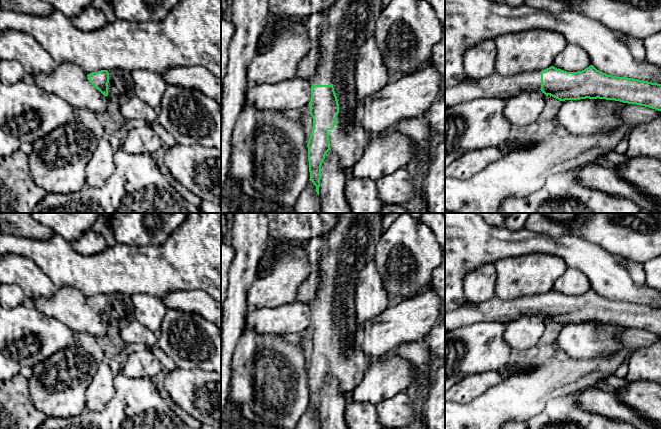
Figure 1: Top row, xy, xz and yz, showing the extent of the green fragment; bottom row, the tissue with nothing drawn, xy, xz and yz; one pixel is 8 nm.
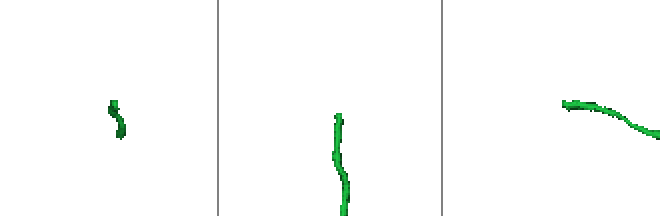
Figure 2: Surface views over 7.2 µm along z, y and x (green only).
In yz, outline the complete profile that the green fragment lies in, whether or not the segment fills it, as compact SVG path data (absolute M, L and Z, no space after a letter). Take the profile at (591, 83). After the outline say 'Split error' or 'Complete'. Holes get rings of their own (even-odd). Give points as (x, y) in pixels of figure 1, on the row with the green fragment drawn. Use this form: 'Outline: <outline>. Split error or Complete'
Outline: M593 65L578 72L567 72L551 66L542 71L526 72L504 76L498 72L482 78L466 78L463 82L445 88L445 109L455 104L478 98L500 98L509 100L526 91L541 90L560 101L580 99L606 99L636 104L661 111L661 84L627 77L608 75Z. Split error

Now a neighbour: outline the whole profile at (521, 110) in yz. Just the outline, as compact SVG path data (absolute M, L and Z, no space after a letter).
M541 90L523 92L507 100L504 116L514 130L524 130L527 125L537 122L545 107L545 98Z

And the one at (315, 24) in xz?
M321 11L306 17L300 17L300 22L305 26L311 44L316 46L319 36L327 26L326 12Z

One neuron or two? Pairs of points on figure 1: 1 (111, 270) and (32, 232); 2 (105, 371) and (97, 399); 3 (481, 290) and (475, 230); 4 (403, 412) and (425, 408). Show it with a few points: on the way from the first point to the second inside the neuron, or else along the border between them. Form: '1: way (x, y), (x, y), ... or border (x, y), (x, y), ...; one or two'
1: border (54, 232), (46, 239), (23, 238); two
2: way (103, 378), (100, 392); one
3: border (494, 263), (484, 263), (472, 269), (461, 282); two
4: border (417, 402), (418, 413); two

